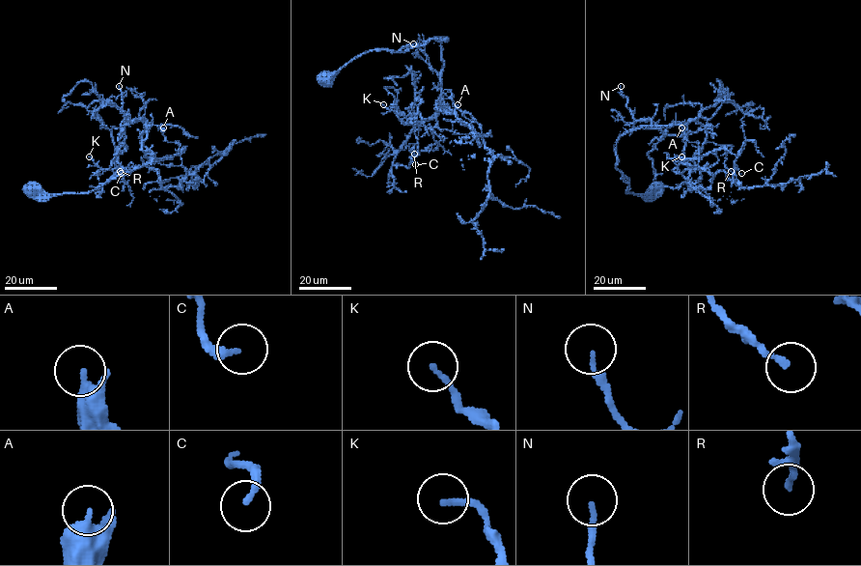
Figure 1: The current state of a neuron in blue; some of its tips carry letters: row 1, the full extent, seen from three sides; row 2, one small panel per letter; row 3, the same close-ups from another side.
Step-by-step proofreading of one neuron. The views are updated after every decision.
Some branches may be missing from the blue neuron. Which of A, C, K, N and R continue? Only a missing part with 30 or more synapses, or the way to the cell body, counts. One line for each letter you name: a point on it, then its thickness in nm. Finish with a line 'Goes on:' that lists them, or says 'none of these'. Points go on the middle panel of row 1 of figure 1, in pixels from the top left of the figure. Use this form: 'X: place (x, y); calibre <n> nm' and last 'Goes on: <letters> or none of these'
Goes on: none of these

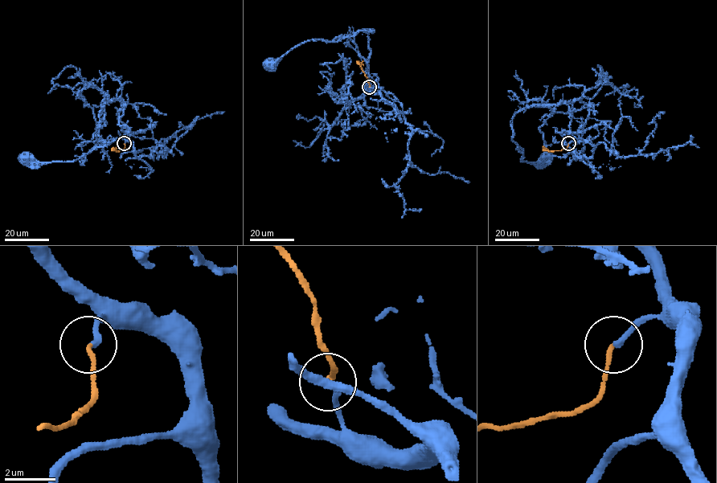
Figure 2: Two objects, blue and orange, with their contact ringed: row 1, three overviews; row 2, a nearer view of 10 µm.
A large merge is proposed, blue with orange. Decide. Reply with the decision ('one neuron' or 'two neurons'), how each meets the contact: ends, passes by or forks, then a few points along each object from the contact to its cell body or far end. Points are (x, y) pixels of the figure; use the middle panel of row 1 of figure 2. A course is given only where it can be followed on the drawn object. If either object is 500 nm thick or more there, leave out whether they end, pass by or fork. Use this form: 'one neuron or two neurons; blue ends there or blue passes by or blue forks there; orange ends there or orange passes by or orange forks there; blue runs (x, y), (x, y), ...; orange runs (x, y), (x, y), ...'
one neuron; blue ends there; orange ends there; blue runs (369, 87), (365, 83), (371, 88), (365, 92), (370, 49), (364, 30), (370, 30), (307, 40), (271, 66); orange runs (369, 87), (366, 77), (356, 61)

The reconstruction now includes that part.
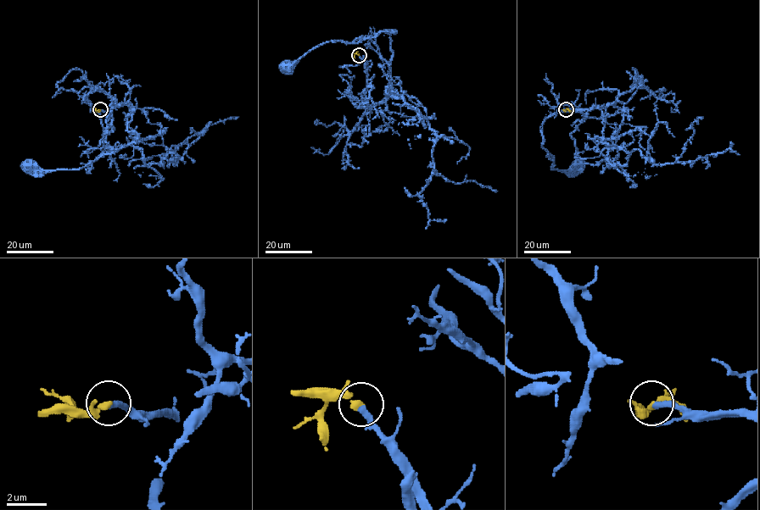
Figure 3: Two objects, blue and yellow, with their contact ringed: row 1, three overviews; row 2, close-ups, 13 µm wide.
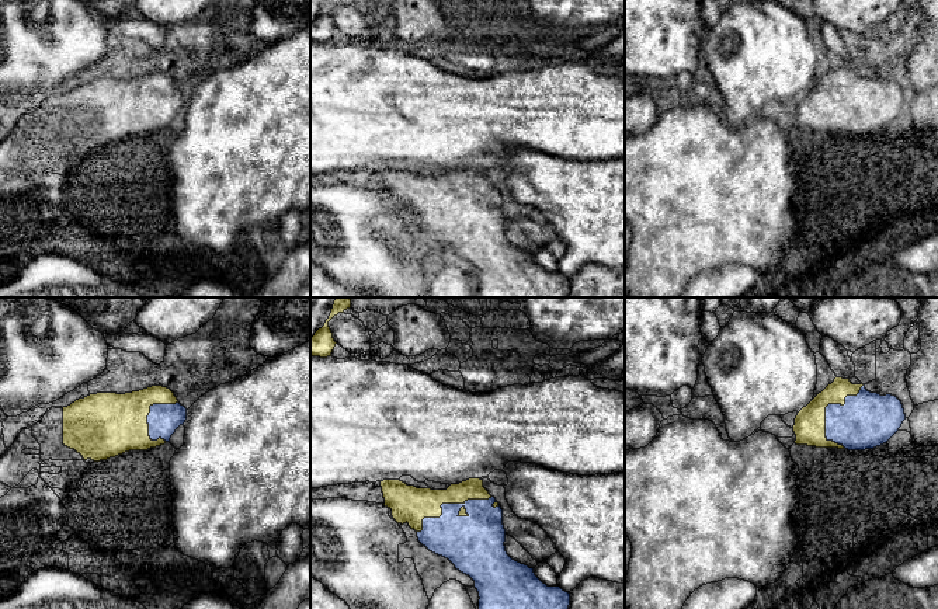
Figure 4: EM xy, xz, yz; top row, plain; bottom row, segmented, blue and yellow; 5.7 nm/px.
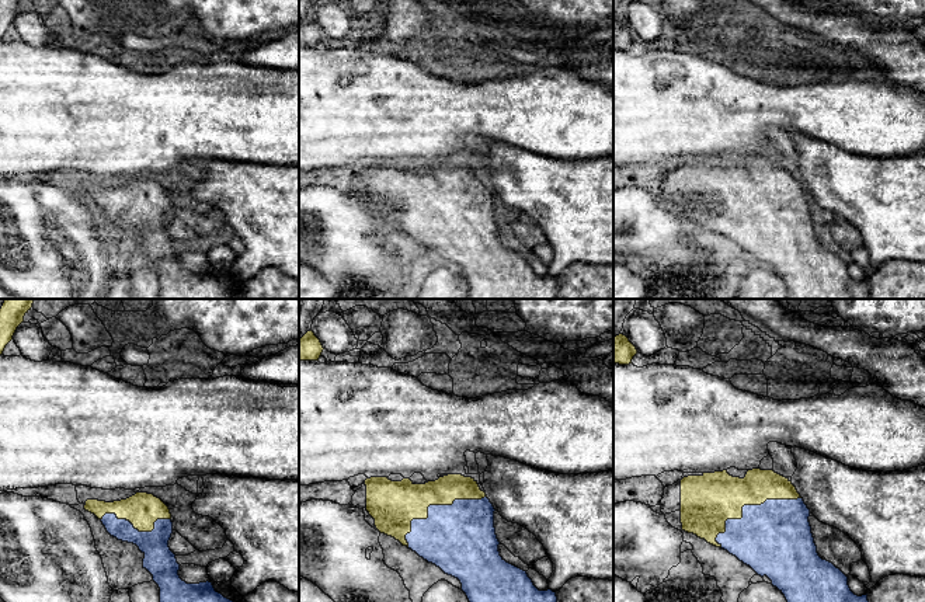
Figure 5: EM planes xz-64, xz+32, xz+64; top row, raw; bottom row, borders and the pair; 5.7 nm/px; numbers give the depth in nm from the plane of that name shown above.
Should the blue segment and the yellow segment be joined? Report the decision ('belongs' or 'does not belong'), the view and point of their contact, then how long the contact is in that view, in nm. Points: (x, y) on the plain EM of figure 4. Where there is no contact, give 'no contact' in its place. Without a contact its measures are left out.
belongs; contact xz (445, 190); length 480 nm

